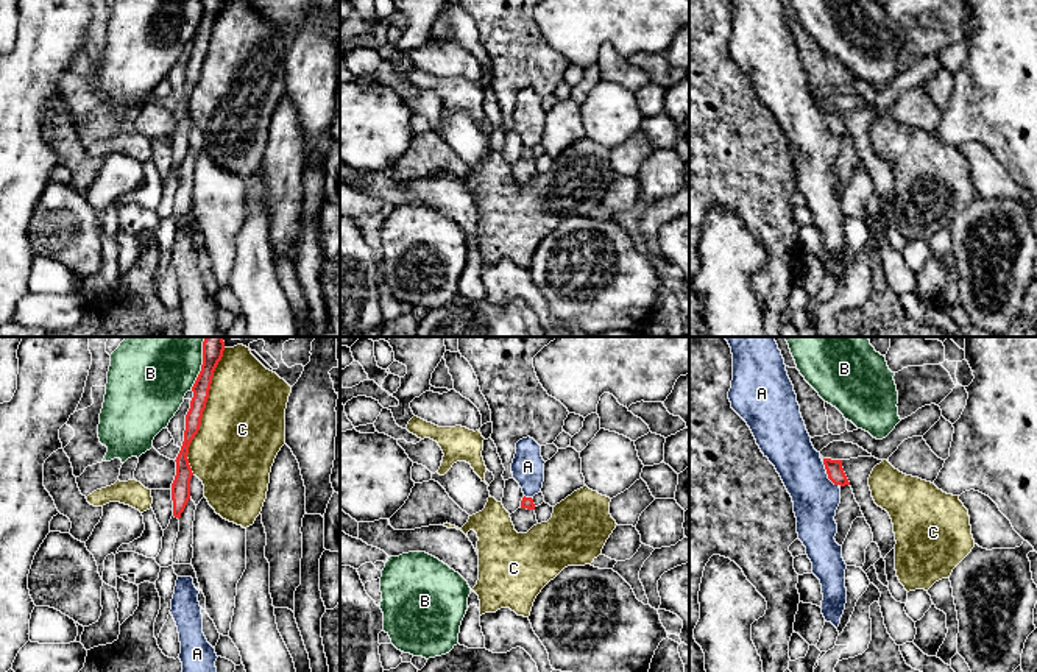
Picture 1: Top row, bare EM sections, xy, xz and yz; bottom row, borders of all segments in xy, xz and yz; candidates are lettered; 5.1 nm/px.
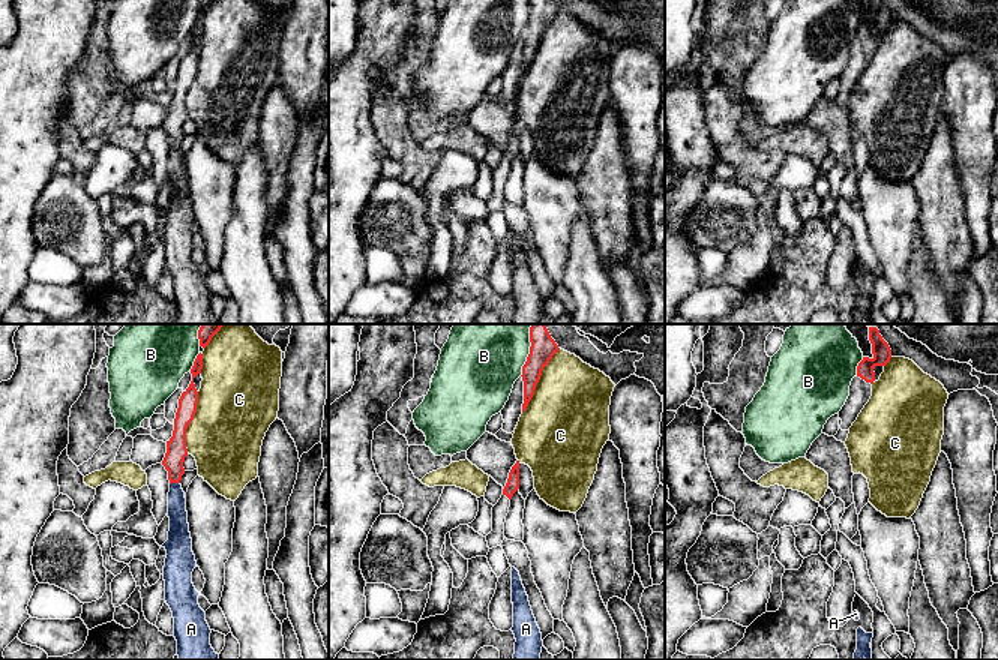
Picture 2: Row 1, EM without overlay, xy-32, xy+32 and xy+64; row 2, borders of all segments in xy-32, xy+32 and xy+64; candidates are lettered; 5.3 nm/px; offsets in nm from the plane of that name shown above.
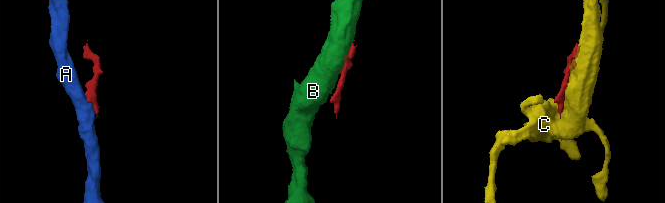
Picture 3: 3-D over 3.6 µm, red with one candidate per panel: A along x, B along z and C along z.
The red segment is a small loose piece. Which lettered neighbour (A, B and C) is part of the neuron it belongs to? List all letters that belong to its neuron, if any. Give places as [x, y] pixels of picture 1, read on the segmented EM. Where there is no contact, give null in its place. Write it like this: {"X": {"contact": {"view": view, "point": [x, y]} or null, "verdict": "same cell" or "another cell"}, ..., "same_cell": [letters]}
{"A": {"contact": {"view": "yz", "point": [827, 473]}, "verdict": "another cell"}, "B": {"contact": {"view": "xy", "point": [203, 364]}, "verdict": "another cell"}, "C": {"contact": {"view": "xy", "point": [203, 410]}, "verdict": "another cell"}, "same_cell": []}

